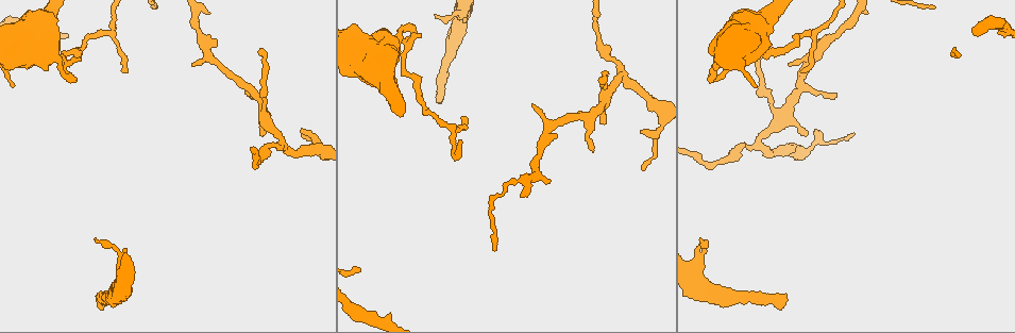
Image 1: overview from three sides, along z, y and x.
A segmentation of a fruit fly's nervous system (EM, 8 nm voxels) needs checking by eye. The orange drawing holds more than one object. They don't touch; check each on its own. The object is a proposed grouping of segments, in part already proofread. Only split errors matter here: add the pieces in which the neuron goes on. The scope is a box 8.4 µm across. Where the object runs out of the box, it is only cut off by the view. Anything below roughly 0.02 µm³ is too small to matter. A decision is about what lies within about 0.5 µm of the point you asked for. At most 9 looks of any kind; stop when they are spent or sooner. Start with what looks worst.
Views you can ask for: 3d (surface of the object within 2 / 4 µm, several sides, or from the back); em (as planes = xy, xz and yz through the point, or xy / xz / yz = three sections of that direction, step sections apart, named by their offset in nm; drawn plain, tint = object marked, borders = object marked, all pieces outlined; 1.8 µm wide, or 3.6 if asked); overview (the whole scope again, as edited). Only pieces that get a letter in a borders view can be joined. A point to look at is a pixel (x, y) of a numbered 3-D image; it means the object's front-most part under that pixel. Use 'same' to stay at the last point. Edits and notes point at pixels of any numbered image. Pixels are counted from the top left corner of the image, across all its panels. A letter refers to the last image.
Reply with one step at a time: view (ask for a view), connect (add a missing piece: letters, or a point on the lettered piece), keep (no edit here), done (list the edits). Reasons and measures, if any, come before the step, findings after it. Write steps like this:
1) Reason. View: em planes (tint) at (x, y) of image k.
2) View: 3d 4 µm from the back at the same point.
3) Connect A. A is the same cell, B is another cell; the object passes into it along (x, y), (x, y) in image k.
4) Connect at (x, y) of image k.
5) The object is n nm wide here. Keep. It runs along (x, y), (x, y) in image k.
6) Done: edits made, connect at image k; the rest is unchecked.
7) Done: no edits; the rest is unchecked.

Branch stops here. View: 3d 2 µm from the back at (438, 103) of image 1.

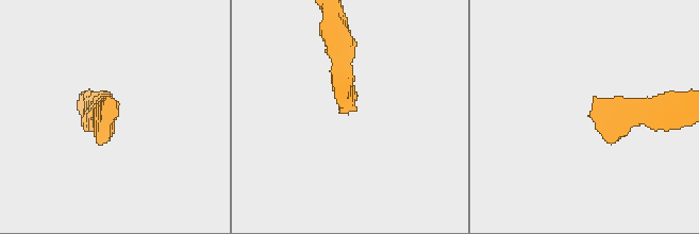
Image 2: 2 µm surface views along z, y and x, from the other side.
View: em 3.6 µm planes (plain) at (105, 102) of image 2.

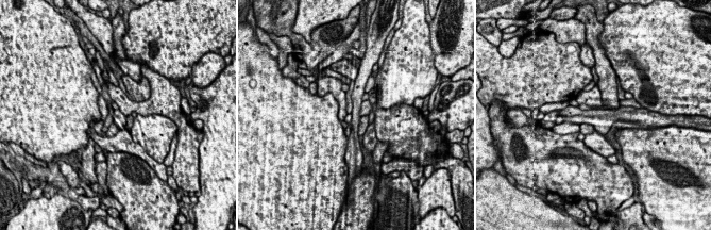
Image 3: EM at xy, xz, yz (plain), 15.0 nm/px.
View: em 3.6 µm planes (borders) at the same point.

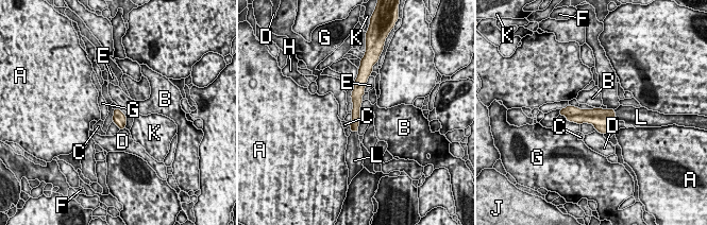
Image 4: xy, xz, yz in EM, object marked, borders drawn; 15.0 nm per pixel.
The object is 130 nm wide here. Connect L. L is the same cell, A, B, C, D, E, F, G, H, J and K are other cells; the object passes into it along (602, 119), (615, 115), (630, 115) in image 4; the neuron continues.

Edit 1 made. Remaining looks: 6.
View: overview.

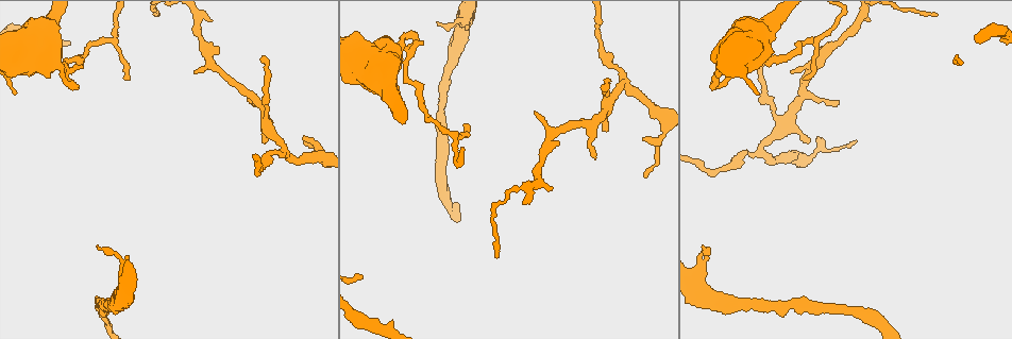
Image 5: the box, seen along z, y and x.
Tapers out. View: 3d 2 µm from the back at (99, 247) of image 5.

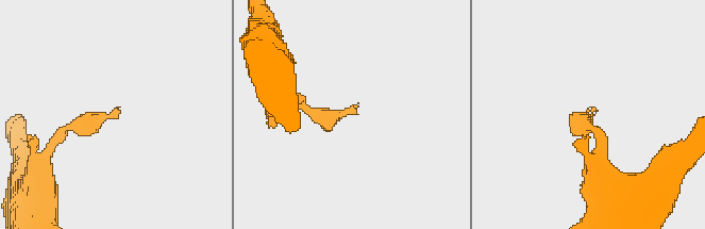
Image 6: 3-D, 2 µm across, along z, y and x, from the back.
Now the EM. View: em planes (plain) at (583, 113) of image 6.

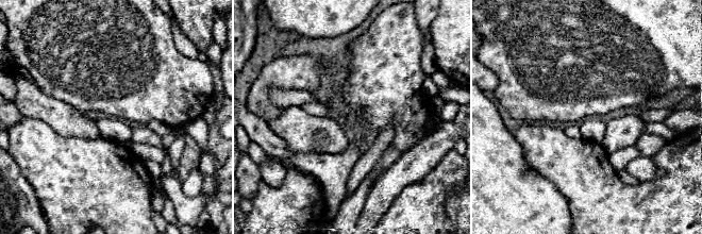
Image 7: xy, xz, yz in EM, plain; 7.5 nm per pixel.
View: em planes (borders) at the same point.

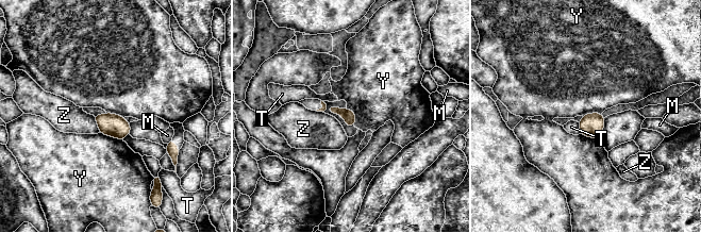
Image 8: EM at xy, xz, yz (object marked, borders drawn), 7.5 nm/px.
Keep. M, T, Y and Z are other cells; no lettered piece goes on from it.

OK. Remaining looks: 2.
Tapers out. View: em xz step 16 (borders) at (253, 104) of image 5.

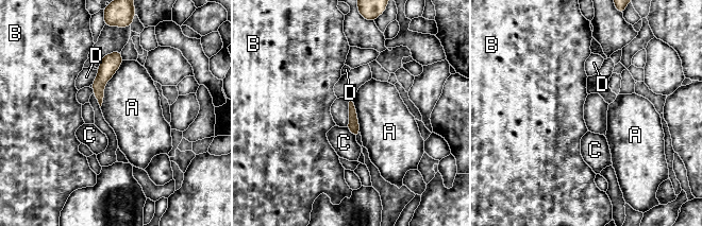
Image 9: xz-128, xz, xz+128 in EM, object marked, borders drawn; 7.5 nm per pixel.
The longest contact is with A, 400 nm. Keep. A, B, C and D are other cells; it runs along (118, 54), (100, 81), (100, 100) in image 9; no lettered piece goes on from it.

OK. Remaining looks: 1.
Done: edits made, connect at image 4; the rest is unchecked.

